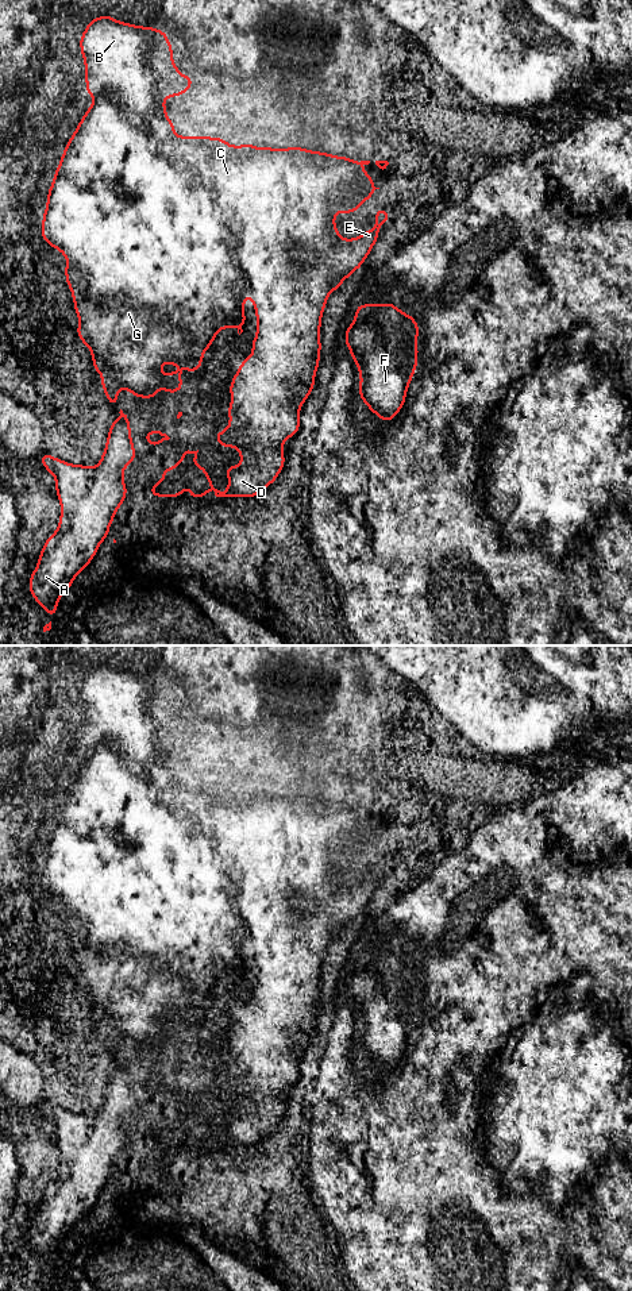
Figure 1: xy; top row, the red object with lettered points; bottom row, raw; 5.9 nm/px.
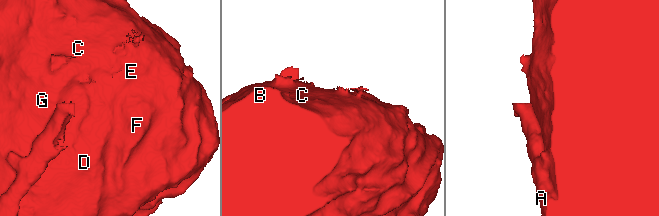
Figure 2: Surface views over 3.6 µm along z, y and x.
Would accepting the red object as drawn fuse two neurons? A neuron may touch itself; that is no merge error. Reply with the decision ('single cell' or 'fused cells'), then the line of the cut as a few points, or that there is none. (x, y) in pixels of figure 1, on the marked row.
fused cells | xy (178, 377), (176, 380), (177, 389)

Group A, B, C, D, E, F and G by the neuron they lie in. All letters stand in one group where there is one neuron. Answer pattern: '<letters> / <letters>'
A / B C D E F G

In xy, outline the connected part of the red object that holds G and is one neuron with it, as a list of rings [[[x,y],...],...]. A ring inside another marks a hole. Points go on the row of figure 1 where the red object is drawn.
[[[103,15],[88,23],[81,35],[80,47],[85,62],[86,95],[93,96],[96,100],[84,113],[73,136],[65,146],[63,155],[61,157],[59,166],[55,169],[54,180],[47,193],[47,205],[41,230],[41,235],[46,243],[59,250],[68,259],[65,266],[65,281],[70,286],[74,311],[78,315],[77,336],[92,351],[93,370],[101,373],[101,386],[112,406],[117,406],[117,393],[122,388],[130,390],[136,398],[147,397],[153,400],[158,389],[167,390],[173,396],[177,392],[177,378],[181,378],[184,373],[190,370],[194,373],[200,370],[204,352],[215,342],[219,330],[235,325],[239,335],[243,332],[242,325],[247,321],[243,313],[244,300],[246,296],[250,294],[257,312],[257,336],[251,343],[253,354],[240,362],[240,369],[235,373],[230,385],[230,394],[232,397],[230,408],[227,409],[230,425],[215,435],[215,440],[221,447],[235,447],[239,451],[242,463],[239,466],[226,466],[230,485],[223,493],[212,486],[212,479],[205,467],[193,463],[197,459],[199,450],[190,451],[182,448],[181,462],[176,463],[172,469],[163,466],[162,479],[150,488],[149,494],[155,497],[180,497],[188,483],[192,486],[189,497],[197,500],[209,490],[213,490],[216,497],[257,497],[265,488],[277,479],[280,471],[284,469],[285,456],[282,444],[286,439],[298,432],[298,412],[315,388],[315,375],[321,351],[321,315],[327,298],[331,292],[336,290],[347,277],[362,266],[379,236],[378,230],[382,228],[385,221],[390,220],[389,212],[377,208],[377,215],[374,217],[375,228],[366,230],[355,239],[343,239],[339,235],[339,230],[335,228],[334,203],[338,204],[338,213],[340,216],[351,213],[359,209],[362,203],[367,201],[375,189],[379,189],[374,186],[369,173],[362,170],[362,166],[369,165],[370,161],[355,162],[346,155],[335,157],[328,153],[311,151],[302,147],[288,147],[282,150],[271,147],[259,149],[254,144],[231,146],[223,138],[178,136],[174,132],[174,124],[166,116],[166,104],[163,104],[162,100],[186,93],[194,81],[189,76],[181,74],[178,68],[173,63],[173,47],[165,31],[159,31],[155,27],[123,23],[115,20],[112,16]],[[165,362],[170,362],[176,366],[188,363],[189,366],[182,371],[161,375],[159,370]]]

